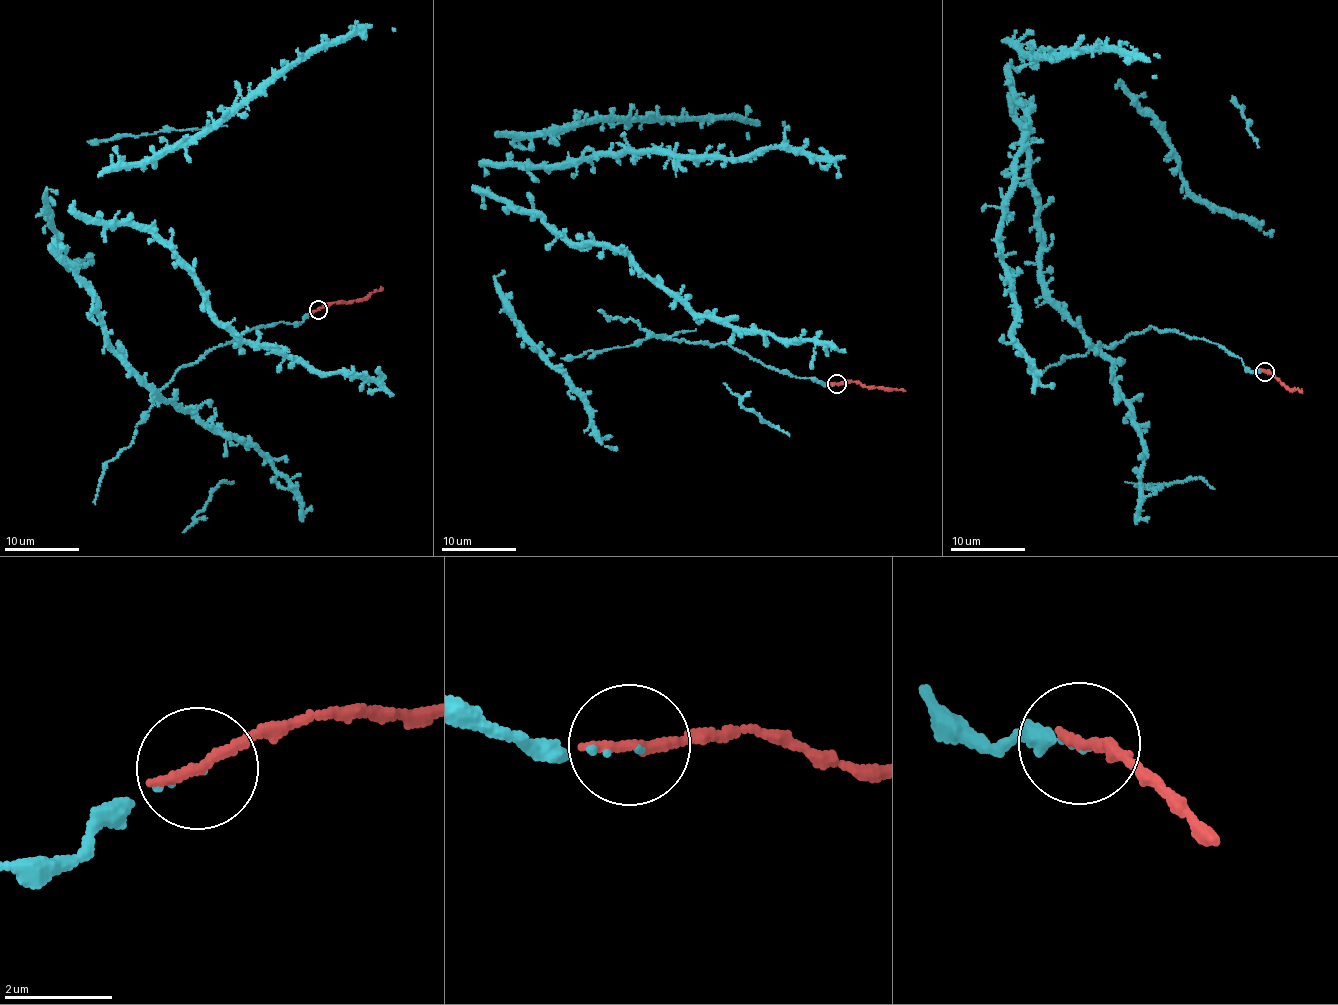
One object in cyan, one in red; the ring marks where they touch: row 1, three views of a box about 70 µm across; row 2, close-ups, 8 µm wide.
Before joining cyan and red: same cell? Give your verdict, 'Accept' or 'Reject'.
Accept

